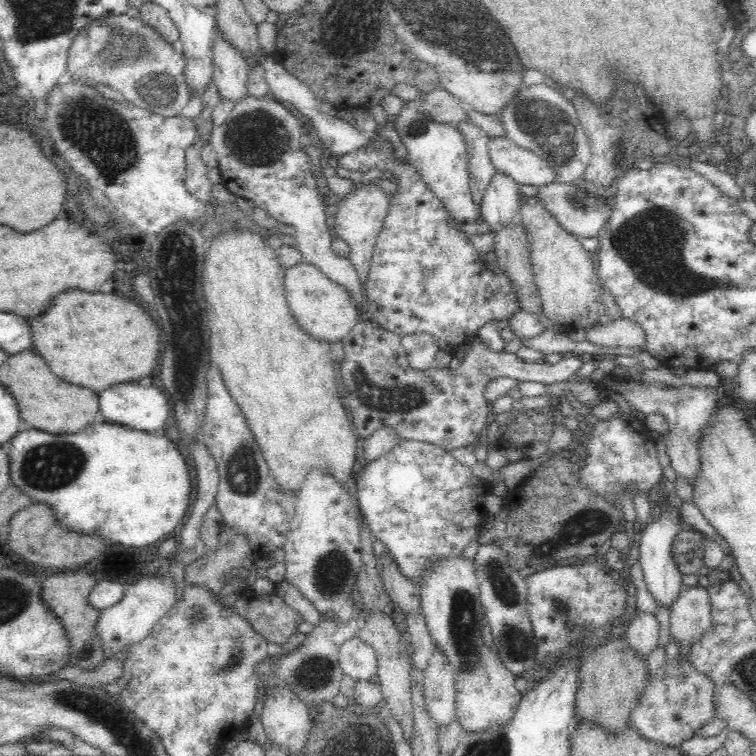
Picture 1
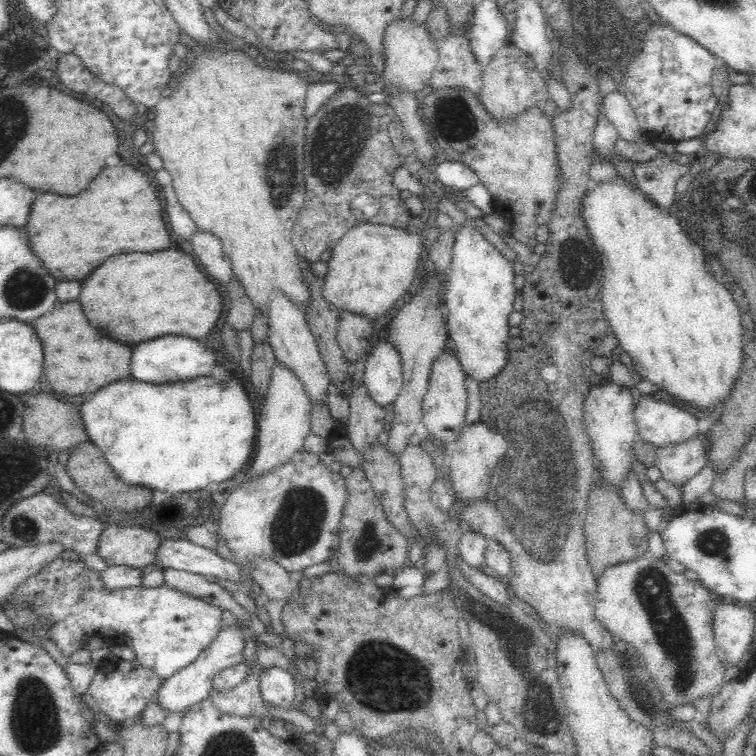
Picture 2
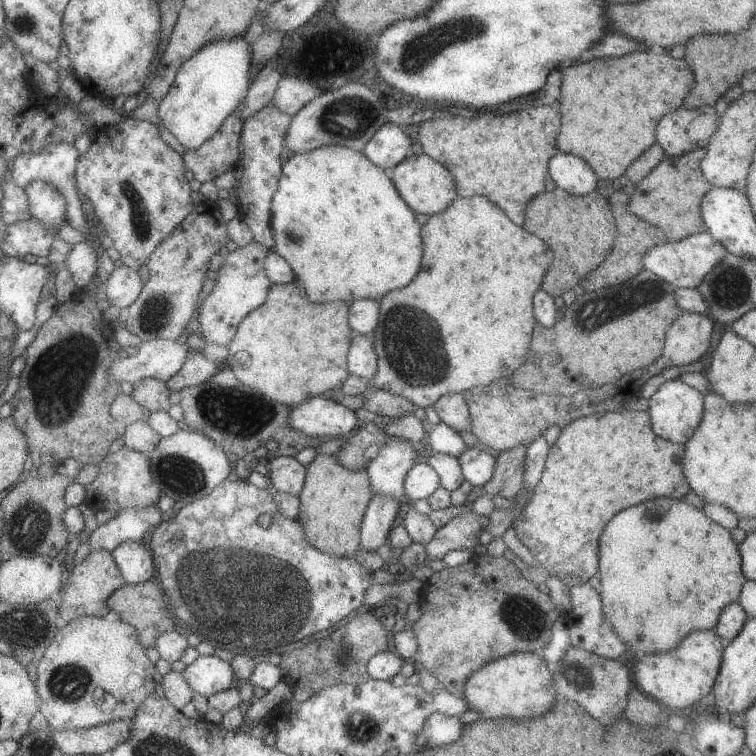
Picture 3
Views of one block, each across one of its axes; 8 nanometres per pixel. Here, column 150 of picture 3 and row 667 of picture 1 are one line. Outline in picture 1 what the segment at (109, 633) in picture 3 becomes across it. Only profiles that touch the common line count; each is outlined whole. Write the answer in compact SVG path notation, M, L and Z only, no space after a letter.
M680 654L677 662L665 658L664 664L657 670L653 679L646 682L646 690L638 696L638 702L632 708L630 714L630 724L645 738L653 742L663 743L664 746L679 746L684 740L688 740L696 735L696 730L702 728L715 715L715 698L713 680L707 675L698 672L695 666L689 661L687 656Z

